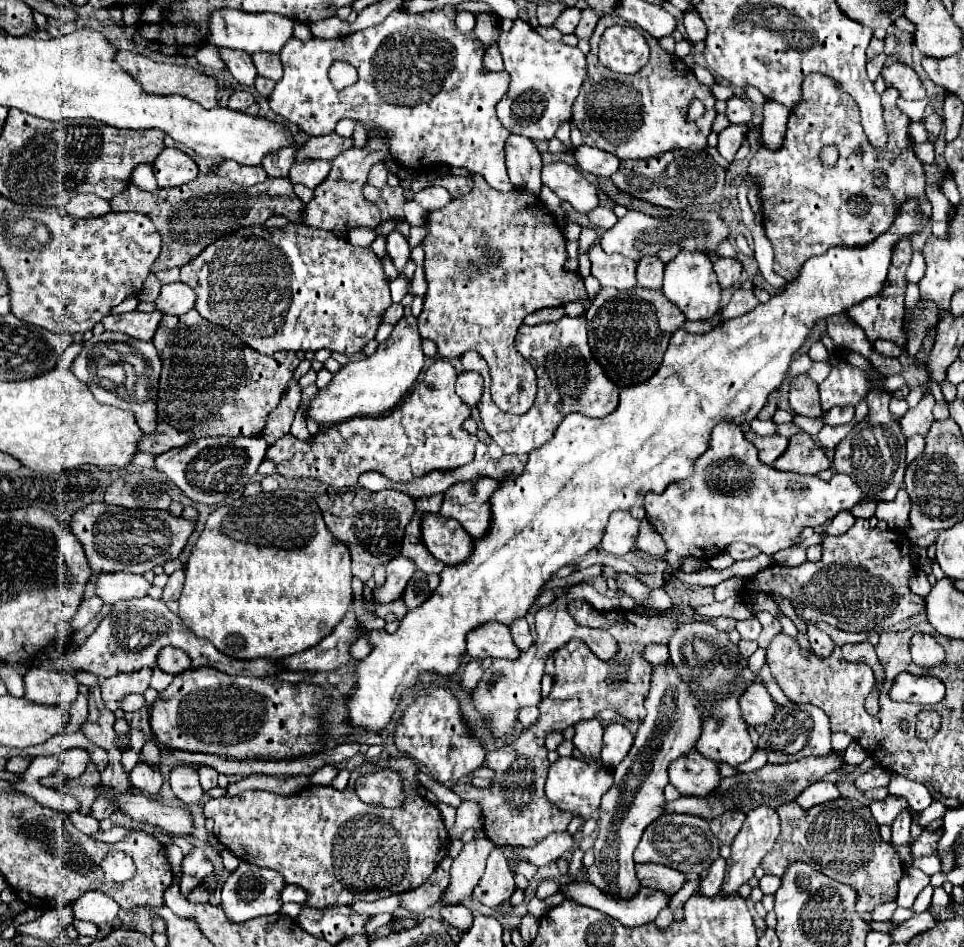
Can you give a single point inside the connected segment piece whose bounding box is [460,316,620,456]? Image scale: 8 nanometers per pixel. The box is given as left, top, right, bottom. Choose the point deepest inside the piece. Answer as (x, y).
(569, 380)

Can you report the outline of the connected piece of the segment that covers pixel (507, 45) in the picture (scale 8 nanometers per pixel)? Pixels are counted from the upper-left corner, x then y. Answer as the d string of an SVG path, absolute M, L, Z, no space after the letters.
M514 20L514 26L500 34L498 46L512 78L508 94L496 106L500 122L512 134L550 140L558 126L572 118L572 104L586 76L586 56L576 46L544 40L524 20Z

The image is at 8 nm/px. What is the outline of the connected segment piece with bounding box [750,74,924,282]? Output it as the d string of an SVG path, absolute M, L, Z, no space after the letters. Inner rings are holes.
M810 74L802 84L802 102L790 114L782 148L776 152L760 148L754 154L754 158L750 160L750 174L758 176L762 182L762 188L760 188L760 194L764 200L762 224L764 224L766 236L770 238L772 248L774 248L774 272L780 274L784 280L788 280L788 282L794 280L798 276L800 266L810 256L824 254L832 246L870 244L874 238L878 238L880 234L884 234L890 228L902 202L906 202L912 196L924 196L922 162L916 158L916 154L912 150L914 144L908 136L910 118L904 112L900 112L898 108L884 108L884 118L886 118L888 142L886 142L886 150L876 150L870 144L870 140L864 134L864 128L860 124L858 104L846 92L840 92L828 76ZM824 144L838 146L840 158L834 168L824 168L820 164L820 148ZM858 144L864 150L862 154L858 154L854 150ZM874 170L886 172L886 186L876 188L872 184Z

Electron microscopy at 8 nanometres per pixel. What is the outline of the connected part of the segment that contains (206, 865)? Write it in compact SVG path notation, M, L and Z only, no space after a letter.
M194 848L188 856L184 856L182 870L186 874L194 876L198 882L202 882L206 876L210 876L214 872L214 866L212 866L212 862L206 858L206 854L200 848Z

